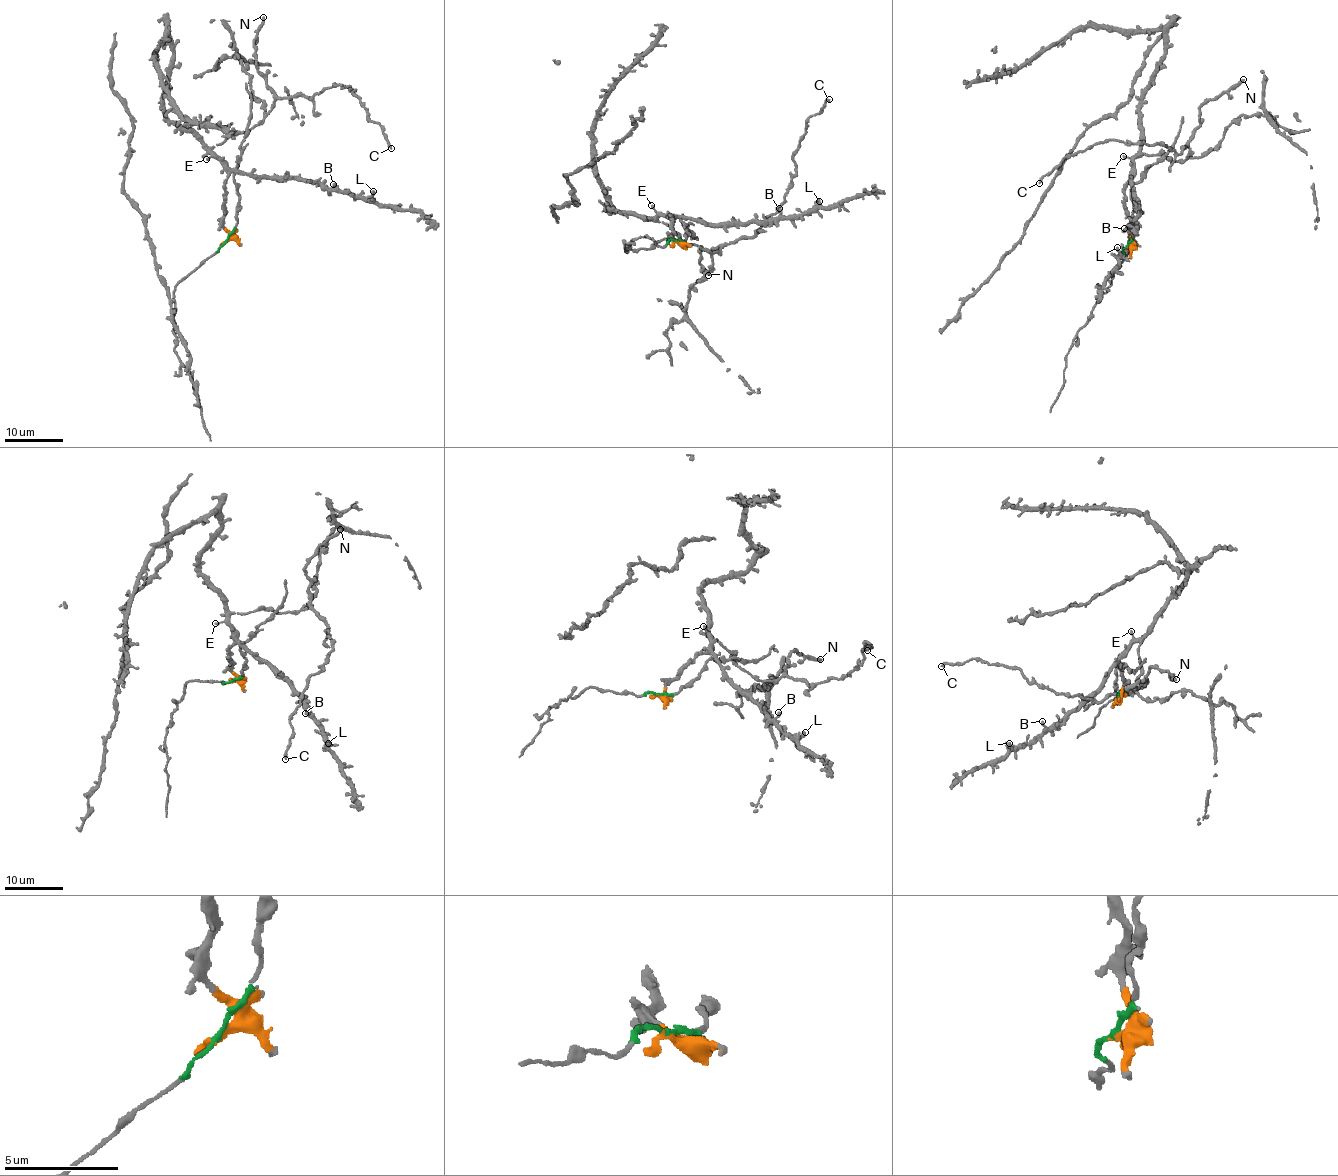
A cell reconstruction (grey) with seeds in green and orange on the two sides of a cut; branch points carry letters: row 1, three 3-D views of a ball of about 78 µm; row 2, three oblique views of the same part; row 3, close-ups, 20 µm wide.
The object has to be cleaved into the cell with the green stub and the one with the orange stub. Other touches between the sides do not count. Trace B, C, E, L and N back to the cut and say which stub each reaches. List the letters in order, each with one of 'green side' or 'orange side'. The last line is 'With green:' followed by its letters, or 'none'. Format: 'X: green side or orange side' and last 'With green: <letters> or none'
B: orange side
C: orange side
E: orange side
L: orange side
N: orange side
With green: none

